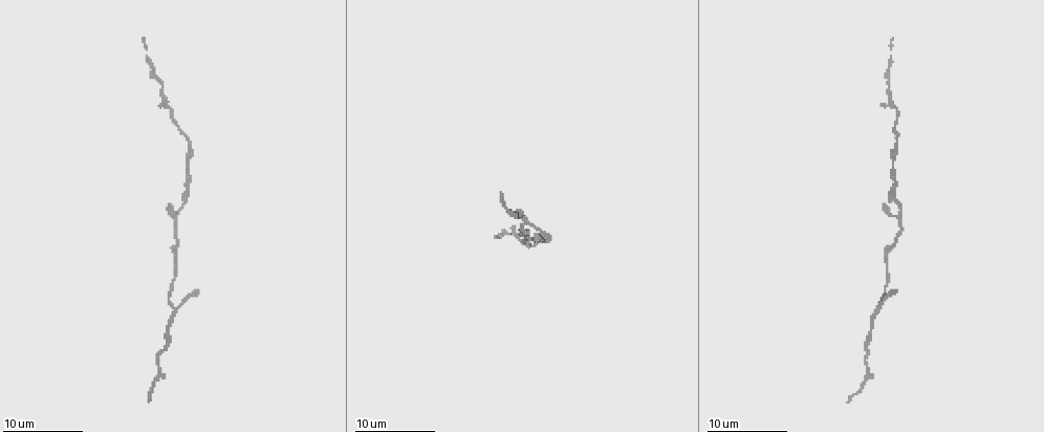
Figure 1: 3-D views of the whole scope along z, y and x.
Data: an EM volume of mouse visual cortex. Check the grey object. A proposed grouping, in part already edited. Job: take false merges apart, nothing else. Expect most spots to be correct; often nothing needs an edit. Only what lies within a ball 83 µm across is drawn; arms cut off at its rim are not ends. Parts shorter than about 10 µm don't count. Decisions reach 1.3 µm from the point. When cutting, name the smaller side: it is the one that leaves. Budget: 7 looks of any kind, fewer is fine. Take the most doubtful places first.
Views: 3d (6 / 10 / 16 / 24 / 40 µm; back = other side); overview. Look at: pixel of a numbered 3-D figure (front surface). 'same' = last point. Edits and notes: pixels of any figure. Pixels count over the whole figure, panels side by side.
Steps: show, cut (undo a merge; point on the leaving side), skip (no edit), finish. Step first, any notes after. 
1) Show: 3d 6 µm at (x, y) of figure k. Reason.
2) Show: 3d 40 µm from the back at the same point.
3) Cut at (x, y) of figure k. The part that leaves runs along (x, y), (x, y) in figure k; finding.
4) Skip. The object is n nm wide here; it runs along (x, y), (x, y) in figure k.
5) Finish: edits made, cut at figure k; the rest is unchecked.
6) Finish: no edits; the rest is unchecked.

Show: 3d 10 µm at (898, 224) of figure 1.

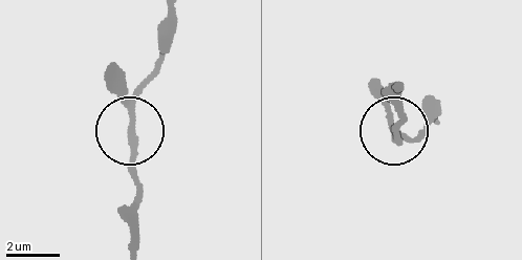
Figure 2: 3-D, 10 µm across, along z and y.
Show: 3d 10 µm from the back at (131, 121) of figure 2.

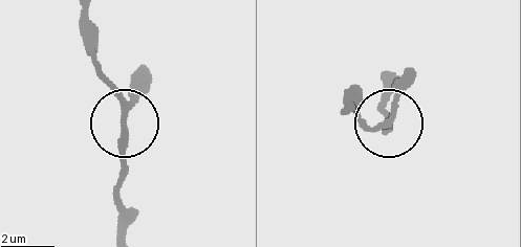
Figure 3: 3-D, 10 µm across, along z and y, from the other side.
Skip. 3 arms meet here; it runs along (122, 124), (126, 164), (120, 189) in figure 3; continuous, no second neuron.

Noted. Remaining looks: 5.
Show: 3d 16 µm at (174, 306) of figure 1. Two arms in line, one across.

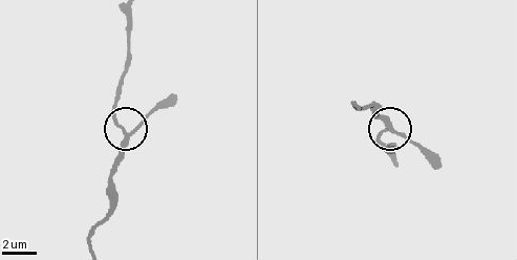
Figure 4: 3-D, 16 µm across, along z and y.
Show: 3d 16 µm from the back at (123, 128) of figure 4.

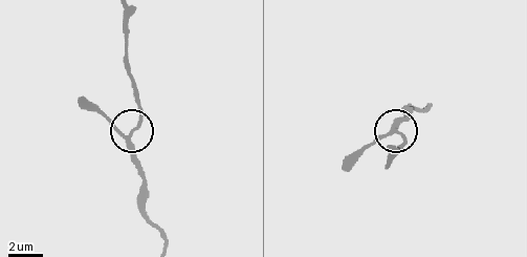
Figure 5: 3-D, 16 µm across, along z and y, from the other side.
Skip. It runs along (126, 16), (128, 71), (140, 113), (128, 143), (136, 171) in figure 5; continuous, no second neuron.

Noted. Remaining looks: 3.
Show: 3d 16 µm at (164, 97) of figure 1. Three arms meet.

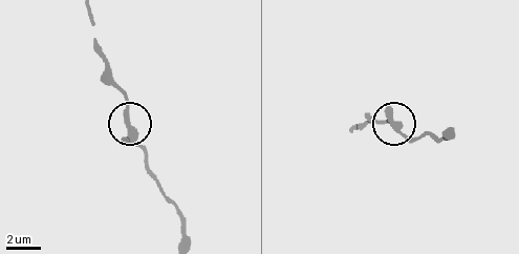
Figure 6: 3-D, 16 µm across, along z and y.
Skip. 3 arms meet here; it runs along (182, 235), (180, 210), (150, 168), (120, 85) in figure 6; continuous, no second neuron.

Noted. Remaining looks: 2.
Finish: no edits; the rest is unchecked.

